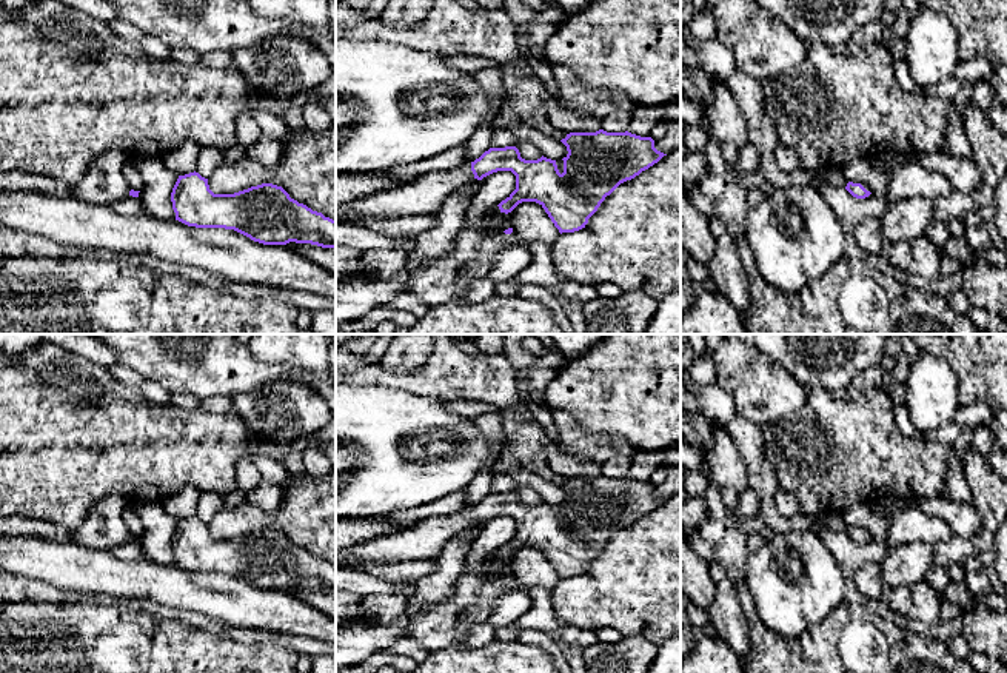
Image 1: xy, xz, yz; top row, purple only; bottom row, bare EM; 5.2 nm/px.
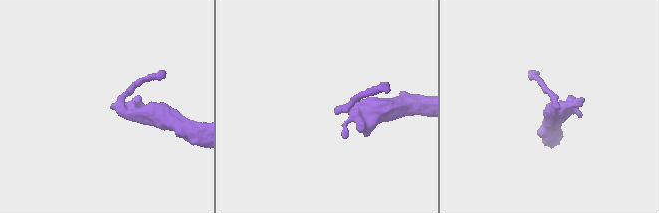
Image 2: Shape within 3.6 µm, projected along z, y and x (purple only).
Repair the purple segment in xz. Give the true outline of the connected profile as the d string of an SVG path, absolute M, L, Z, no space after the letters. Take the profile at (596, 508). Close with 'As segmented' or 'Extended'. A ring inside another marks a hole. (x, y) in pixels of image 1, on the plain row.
M628 476L570 477L560 487L568 496L562 504L562 519L556 505L544 501L537 505L525 505L516 491L490 493L471 508L462 508L454 514L431 516L396 534L346 547L336 553L336 565L345 568L357 561L391 565L405 561L436 559L445 545L467 527L473 524L482 525L497 516L511 516L516 521L516 534L497 550L500 557L508 559L522 547L536 547L545 554L560 579L574 578L585 573L588 564L597 556L605 542L621 528L634 524L667 501L654 493L651 482L641 482Z. Extended

